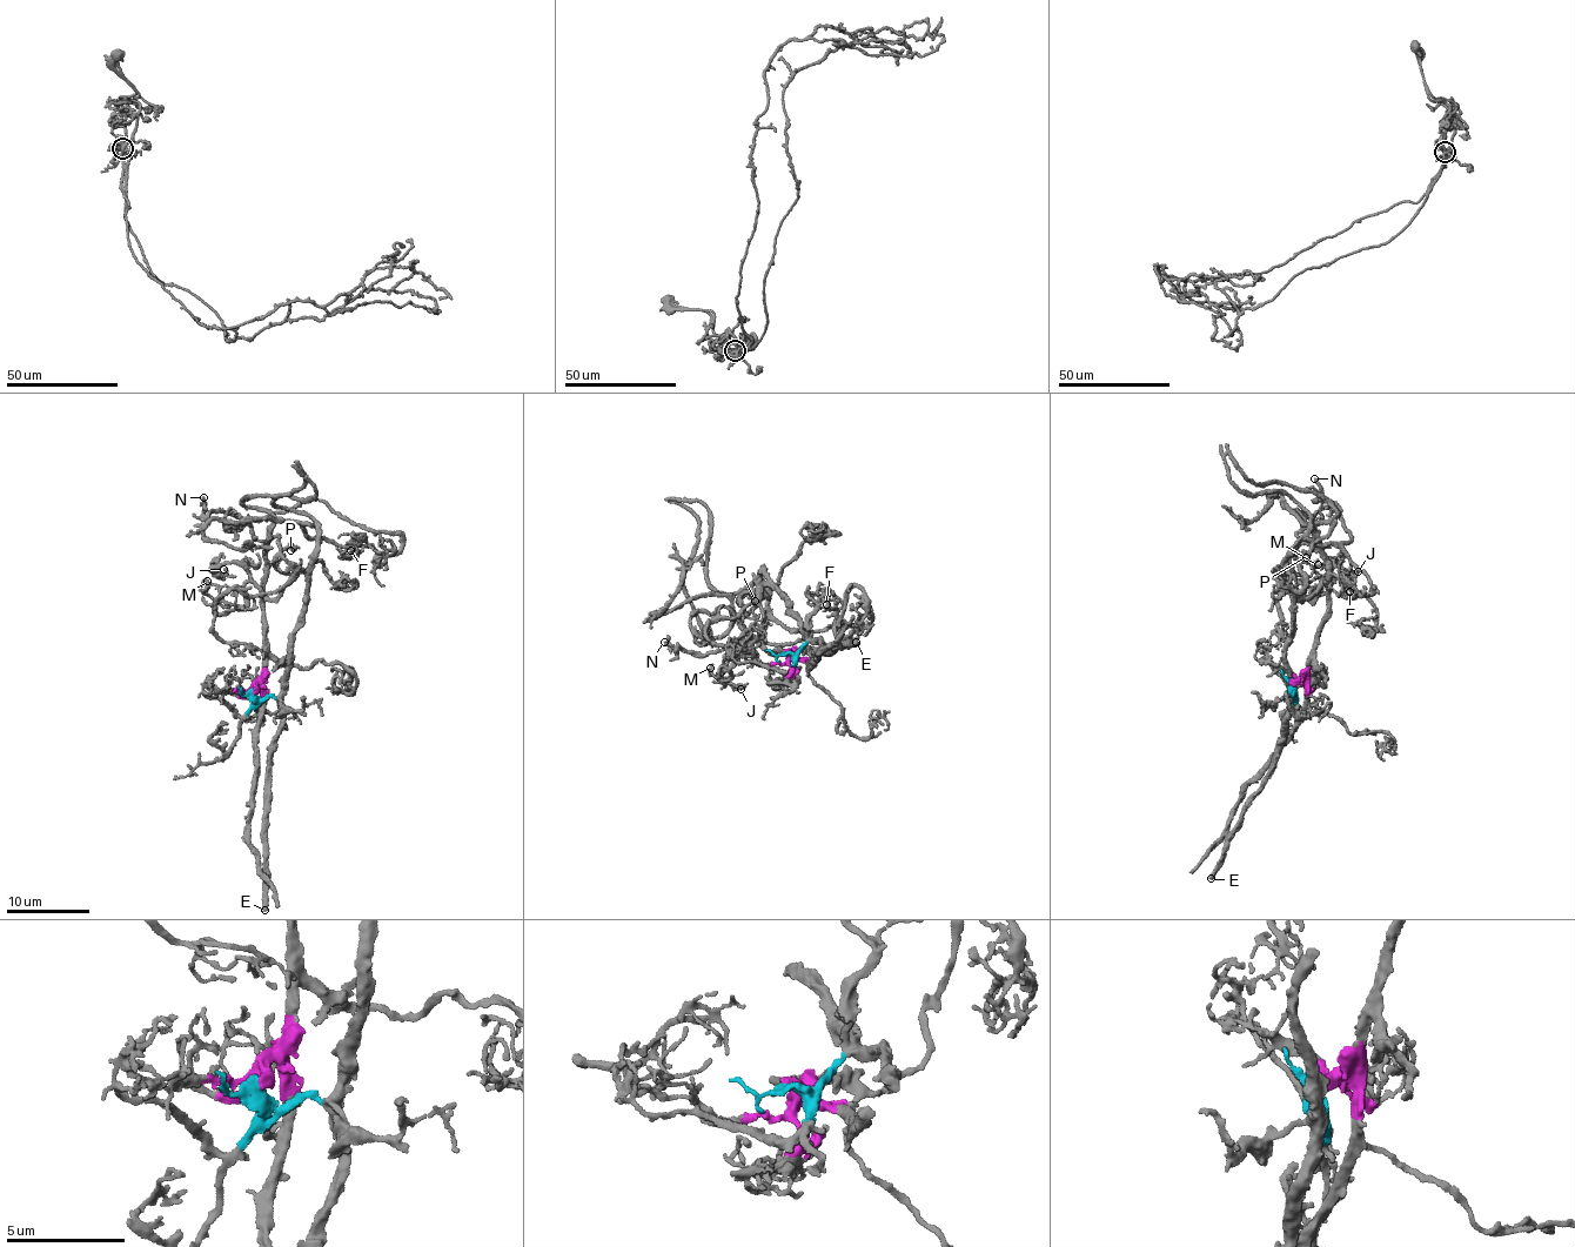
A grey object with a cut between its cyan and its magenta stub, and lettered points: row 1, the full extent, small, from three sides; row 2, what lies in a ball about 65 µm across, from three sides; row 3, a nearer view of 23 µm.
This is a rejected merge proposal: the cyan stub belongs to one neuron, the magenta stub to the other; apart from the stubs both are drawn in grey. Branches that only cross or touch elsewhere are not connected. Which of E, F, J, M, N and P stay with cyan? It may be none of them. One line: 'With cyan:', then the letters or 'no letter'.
With cyan: E, F, J, M, N

